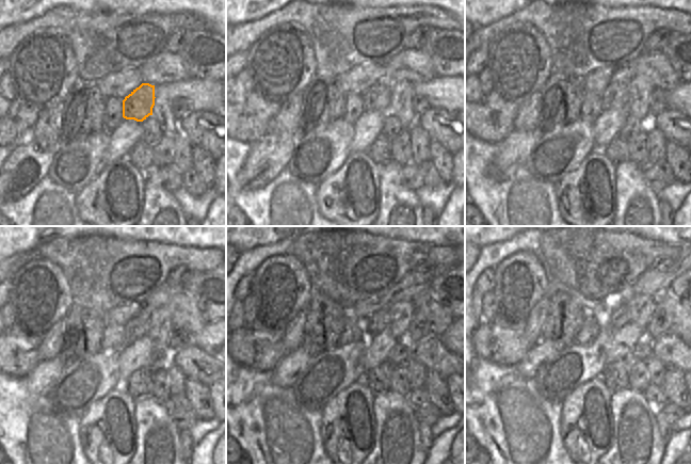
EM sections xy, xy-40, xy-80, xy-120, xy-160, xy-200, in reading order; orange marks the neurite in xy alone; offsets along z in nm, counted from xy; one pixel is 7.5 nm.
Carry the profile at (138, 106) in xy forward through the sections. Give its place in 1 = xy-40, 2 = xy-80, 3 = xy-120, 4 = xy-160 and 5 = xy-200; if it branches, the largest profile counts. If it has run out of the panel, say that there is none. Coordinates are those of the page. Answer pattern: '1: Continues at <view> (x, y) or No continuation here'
1: Continues at xy-40 (378, 97)
2: Continues at xy-80 (615, 95)
3: Continues at xy-120 (140, 325)
4: Continues at xy-160 (381, 320)
5: Continues at xy-200 (621, 316).

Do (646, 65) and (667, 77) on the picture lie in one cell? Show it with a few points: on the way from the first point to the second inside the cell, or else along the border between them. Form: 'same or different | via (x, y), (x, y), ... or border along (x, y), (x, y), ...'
same | via (652, 66), (661, 74)

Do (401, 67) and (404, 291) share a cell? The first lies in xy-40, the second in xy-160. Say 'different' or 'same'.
different

